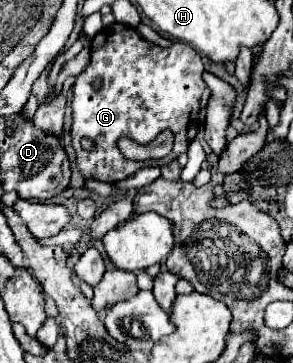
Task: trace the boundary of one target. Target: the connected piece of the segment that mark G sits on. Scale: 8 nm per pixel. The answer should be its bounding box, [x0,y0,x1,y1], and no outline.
[72,24,206,182]

